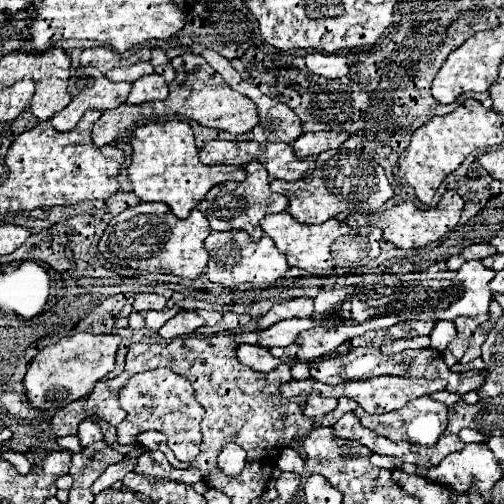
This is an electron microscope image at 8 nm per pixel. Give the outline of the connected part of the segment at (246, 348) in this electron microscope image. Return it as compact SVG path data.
M242 344L238 348L238 360L252 368L252 370L258 370L258 372L272 372L274 368L278 368L280 364L296 364L300 362L298 358L274 358L270 354L270 350L262 348L262 346L252 346L252 344Z

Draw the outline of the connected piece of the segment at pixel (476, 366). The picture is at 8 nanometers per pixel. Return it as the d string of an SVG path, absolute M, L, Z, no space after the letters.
M481 357L474 359L472 362L467 364L460 364L460 362L456 362L450 370L452 372L468 372L470 370L484 370L486 369L486 364Z

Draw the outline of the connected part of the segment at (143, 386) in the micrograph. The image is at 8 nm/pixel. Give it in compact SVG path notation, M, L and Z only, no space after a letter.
M156 368L144 374L134 374L118 392L118 402L126 410L126 418L116 426L118 444L134 444L136 436L146 430L158 430L168 438L170 450L182 462L192 462L198 456L202 442L200 420L204 408L196 404L192 384L168 368Z

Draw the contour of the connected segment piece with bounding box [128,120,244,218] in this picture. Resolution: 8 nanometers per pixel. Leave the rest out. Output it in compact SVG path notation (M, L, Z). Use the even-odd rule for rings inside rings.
M170 120L138 126L134 130L132 164L128 166L128 178L134 186L134 194L140 200L164 202L170 206L176 218L186 218L212 186L226 180L244 180L244 170L238 166L202 164L194 146L194 134L190 124L182 120Z

